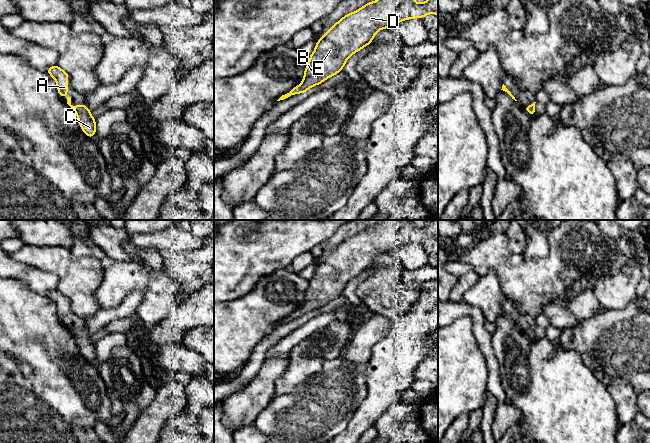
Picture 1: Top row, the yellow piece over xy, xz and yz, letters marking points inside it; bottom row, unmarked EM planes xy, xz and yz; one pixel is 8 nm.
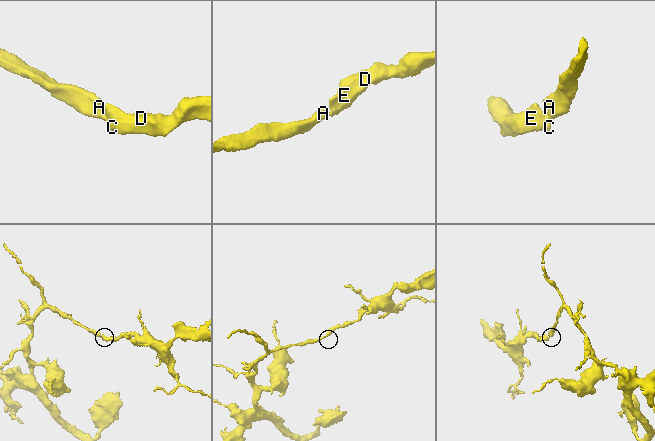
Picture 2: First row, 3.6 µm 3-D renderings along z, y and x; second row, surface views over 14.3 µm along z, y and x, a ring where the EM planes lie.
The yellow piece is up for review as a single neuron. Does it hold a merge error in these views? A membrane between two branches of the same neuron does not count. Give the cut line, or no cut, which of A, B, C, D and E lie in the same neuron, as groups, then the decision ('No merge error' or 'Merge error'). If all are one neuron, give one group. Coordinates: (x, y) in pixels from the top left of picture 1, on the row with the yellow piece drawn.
No split. Groups: A B C D E. No merge error

